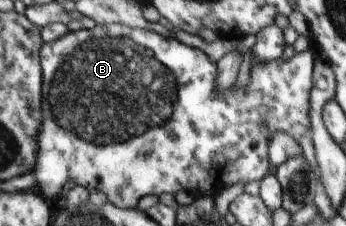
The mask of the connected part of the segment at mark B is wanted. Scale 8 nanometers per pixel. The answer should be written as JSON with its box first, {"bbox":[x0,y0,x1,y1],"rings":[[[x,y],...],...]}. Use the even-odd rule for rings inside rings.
{"bbox":[34,24,315,208],"rings":[[[104,24],[96,25],[89,30],[70,30],[61,38],[50,43],[44,42],[39,54],[43,73],[42,125],[36,138],[38,155],[36,155],[34,177],[36,177],[36,183],[40,185],[44,197],[48,197],[48,199],[56,199],[62,195],[62,186],[66,181],[75,181],[78,186],[84,186],[89,193],[102,191],[110,202],[120,208],[136,208],[137,202],[144,195],[159,196],[161,193],[176,195],[178,191],[188,191],[194,198],[198,196],[214,197],[223,187],[229,187],[234,183],[245,185],[250,181],[261,180],[265,175],[272,173],[273,169],[268,157],[268,140],[274,132],[287,133],[298,141],[302,135],[311,129],[309,111],[315,58],[310,49],[303,53],[296,53],[289,61],[282,59],[273,62],[252,61],[251,79],[248,87],[238,88],[235,84],[230,90],[217,89],[217,64],[212,62],[206,53],[199,48],[186,46],[178,40],[166,39],[148,29],[132,28],[124,24]]]}

